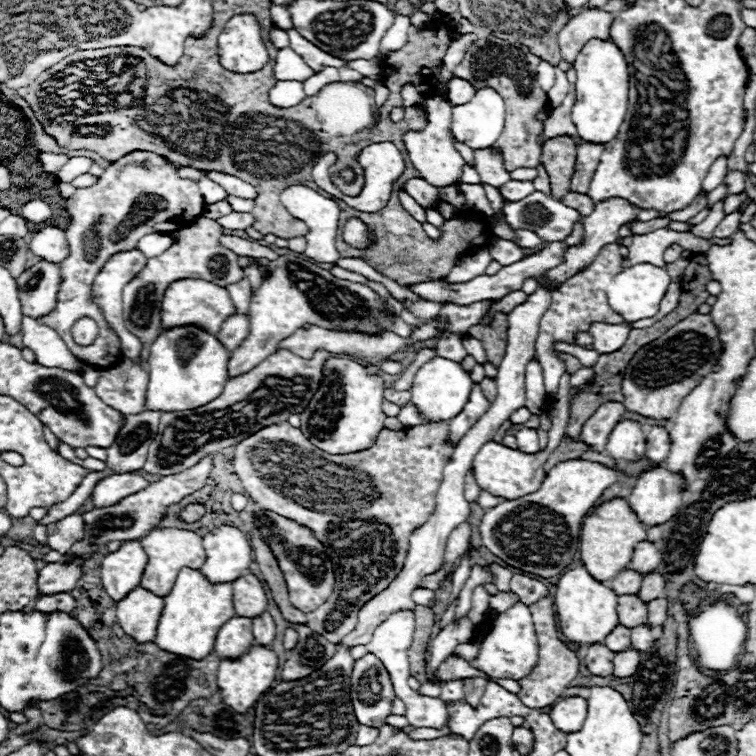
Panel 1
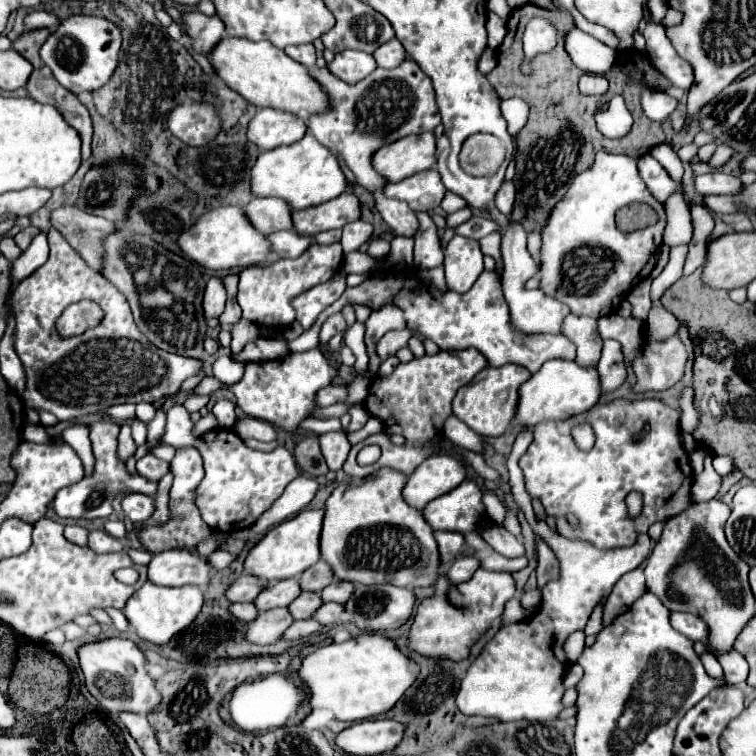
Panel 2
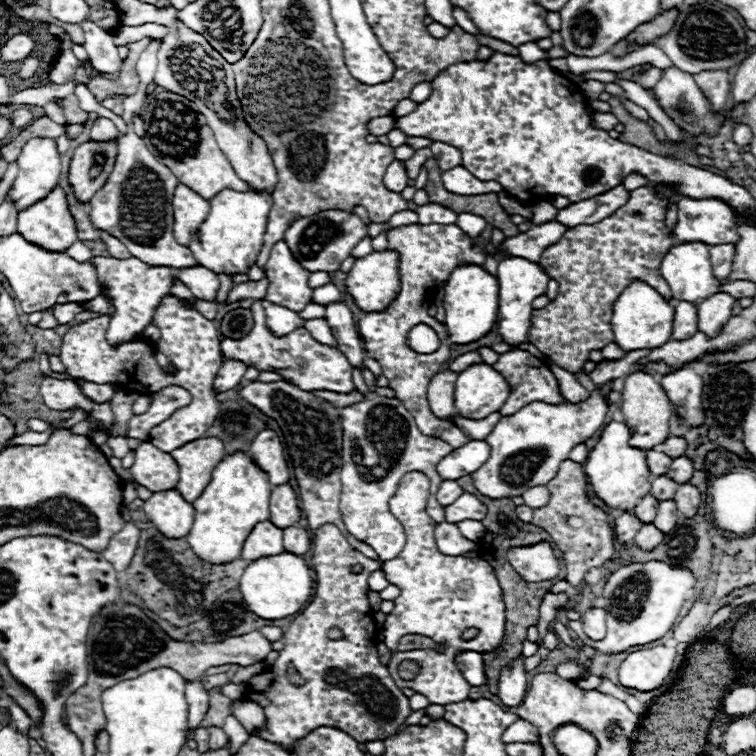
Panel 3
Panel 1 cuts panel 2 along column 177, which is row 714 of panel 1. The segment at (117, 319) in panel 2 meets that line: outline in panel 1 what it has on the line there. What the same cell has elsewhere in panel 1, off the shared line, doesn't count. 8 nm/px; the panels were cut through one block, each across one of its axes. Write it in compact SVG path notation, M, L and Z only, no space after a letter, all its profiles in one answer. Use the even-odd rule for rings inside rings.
M366 654L354 662L350 698L354 704L356 720L364 726L382 728L392 714L394 690L390 676L374 654Z

